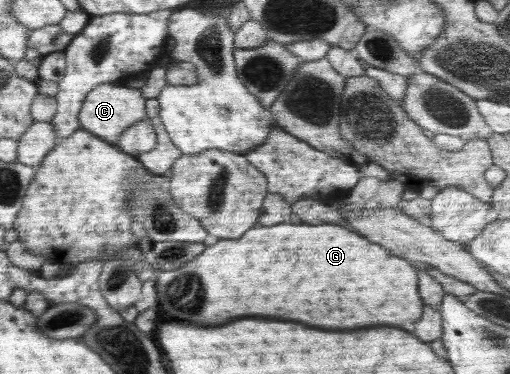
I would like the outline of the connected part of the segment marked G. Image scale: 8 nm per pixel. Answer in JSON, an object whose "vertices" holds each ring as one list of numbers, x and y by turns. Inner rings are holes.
{"vertices":[[277,223,273,226,252,226,244,235,238,239,218,240,214,245,205,246,204,251,197,255,190,262,182,267,172,271,160,270,157,276,156,291,157,305,160,311,164,311,170,319,174,321,188,321,188,323,196,323,196,325,222,325,228,323,236,317,278,317,278,319,286,319,286,321,308,321,312,323,312,327,330,327,330,329,356,329,356,327,374,327,374,325,404,325,406,321,418,321,422,315,422,299,418,295,418,277,414,267,406,261,400,259,396,255,388,255,386,247,380,247,376,243,370,243,363,235,350,230,348,227,342,227,338,224,323,223,310,225,305,223],[294,293,300,293,300,301,294,299]]}

